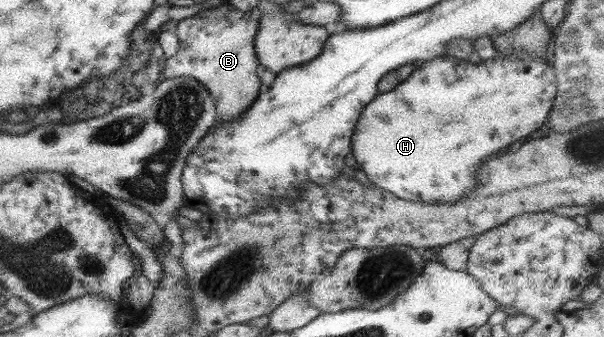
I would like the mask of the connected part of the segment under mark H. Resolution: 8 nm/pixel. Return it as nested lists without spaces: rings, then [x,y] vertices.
[[[523,51],[507,57],[497,54],[491,59],[480,59],[475,64],[469,64],[467,60],[443,54],[419,62],[403,82],[385,94],[378,93],[363,107],[351,138],[351,153],[356,166],[367,174],[371,184],[399,196],[401,200],[443,204],[473,190],[475,180],[471,174],[481,164],[481,160],[485,160],[485,156],[510,142],[523,140],[529,132],[539,130],[547,121],[547,113],[554,104],[555,95],[553,67],[543,57],[527,56]]]

